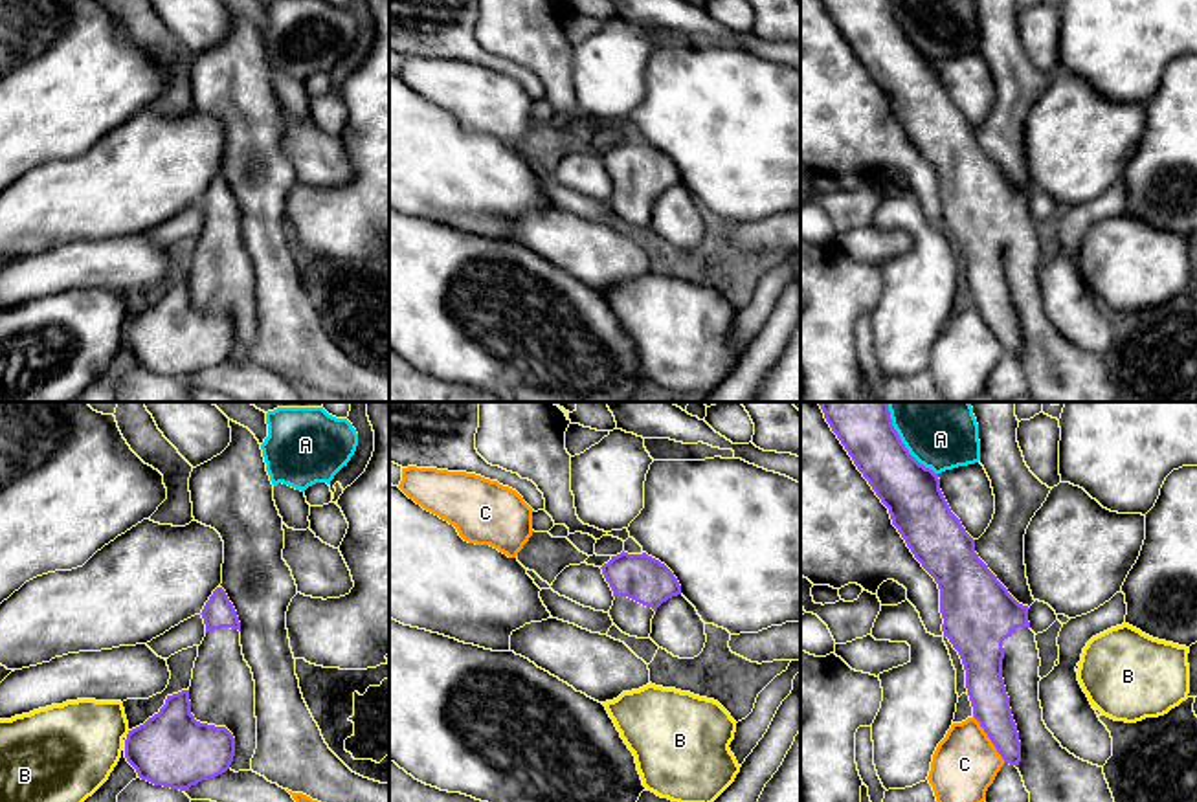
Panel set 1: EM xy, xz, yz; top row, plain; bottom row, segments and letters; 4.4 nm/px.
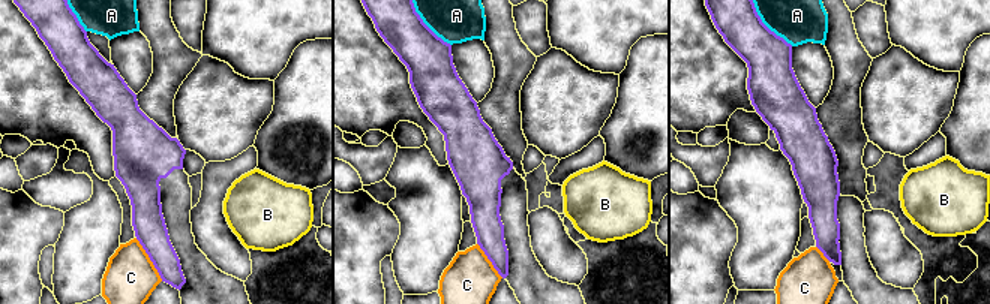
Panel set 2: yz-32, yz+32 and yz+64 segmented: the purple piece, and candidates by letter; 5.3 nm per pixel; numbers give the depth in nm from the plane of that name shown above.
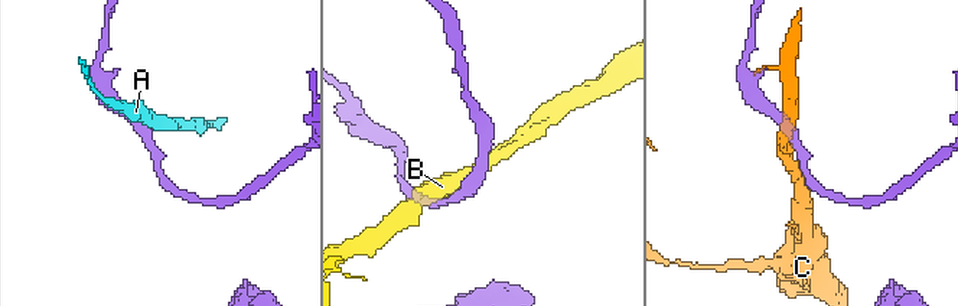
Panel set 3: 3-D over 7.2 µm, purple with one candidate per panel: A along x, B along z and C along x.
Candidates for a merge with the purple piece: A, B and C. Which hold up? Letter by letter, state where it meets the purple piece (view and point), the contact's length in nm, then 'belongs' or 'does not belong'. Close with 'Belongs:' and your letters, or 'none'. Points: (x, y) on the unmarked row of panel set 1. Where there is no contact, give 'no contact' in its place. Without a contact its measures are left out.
A: yz (904, 35) | 360 nm | does not belong
B: xy (129, 322) | 30 nm | does not belong
C: yz (990, 327) | 240 nm | does not belong
Belongs: none

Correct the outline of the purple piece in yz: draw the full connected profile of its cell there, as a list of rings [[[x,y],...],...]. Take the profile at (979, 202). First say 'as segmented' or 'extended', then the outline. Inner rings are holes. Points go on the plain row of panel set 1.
extended; [[[822,0],[857,59],[889,97],[892,114],[940,178],[942,220],[958,240],[973,306],[1004,352],[1015,354],[1034,402],[1118,402],[1103,356],[1070,343],[1043,310],[1039,239],[1028,195],[1019,193],[975,141],[975,128],[951,101],[938,62],[920,53],[892,15],[890,0]]]

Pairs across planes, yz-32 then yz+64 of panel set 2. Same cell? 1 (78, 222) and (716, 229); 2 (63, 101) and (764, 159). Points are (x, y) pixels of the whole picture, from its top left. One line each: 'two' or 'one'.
1: two
2: two

